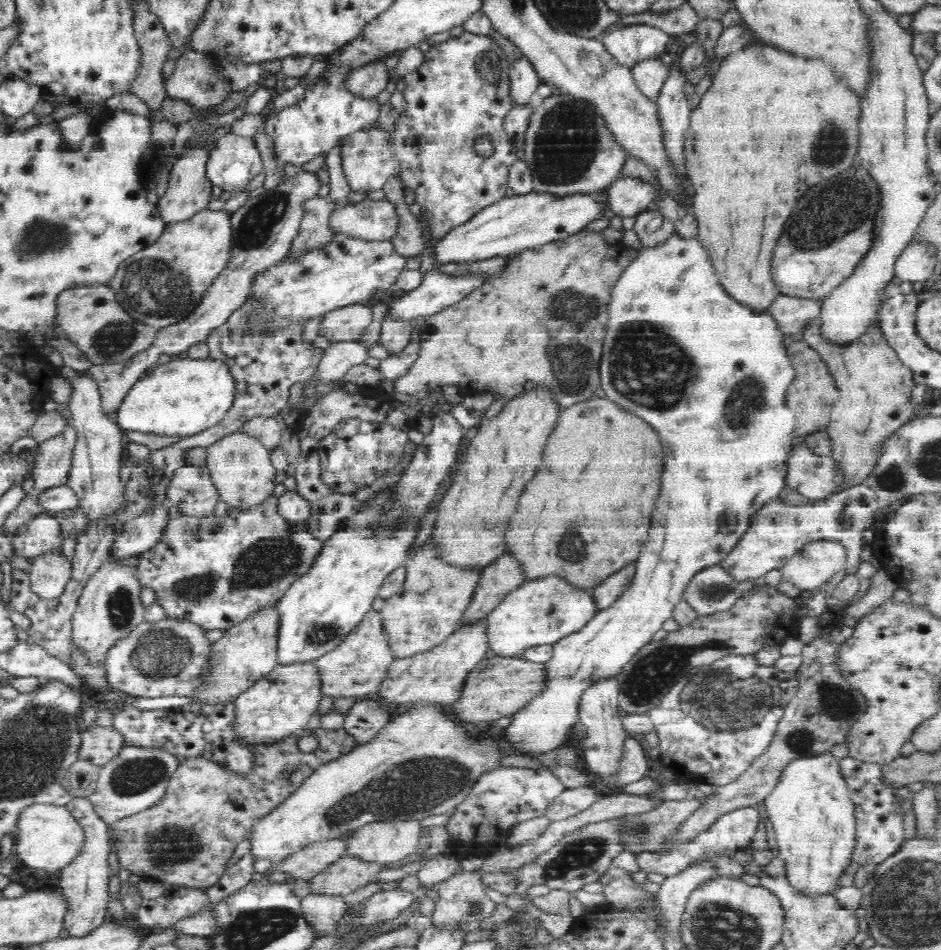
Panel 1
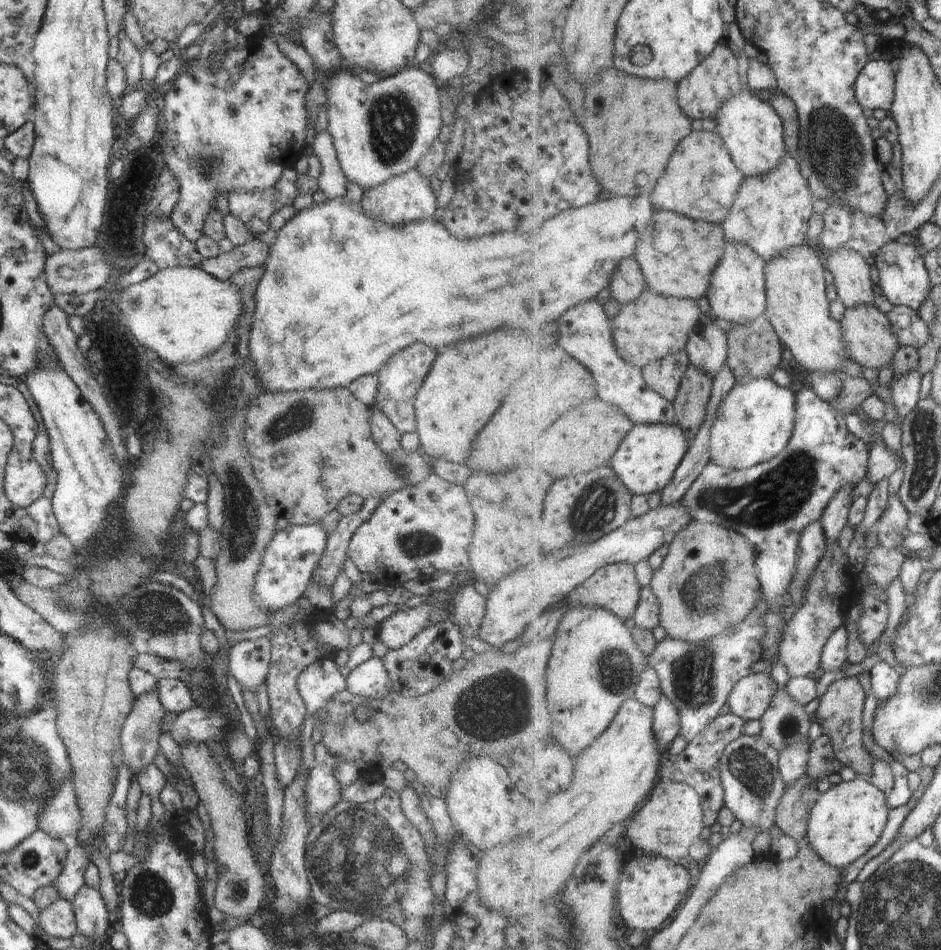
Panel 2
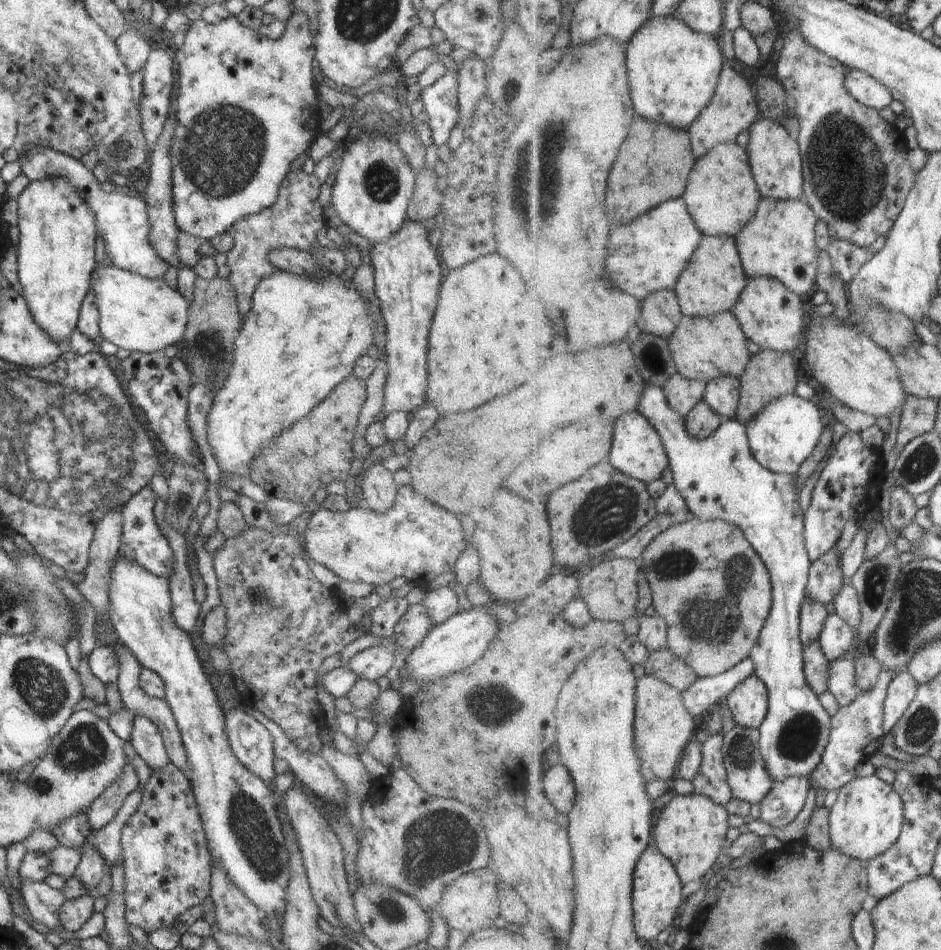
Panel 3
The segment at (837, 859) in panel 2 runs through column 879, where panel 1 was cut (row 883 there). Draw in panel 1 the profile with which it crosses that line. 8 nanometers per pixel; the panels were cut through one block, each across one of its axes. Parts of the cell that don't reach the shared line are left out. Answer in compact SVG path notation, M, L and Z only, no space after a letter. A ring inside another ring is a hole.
M829 754L802 758L790 764L778 786L764 800L766 814L776 837L776 856L785 868L789 888L807 900L836 896L856 850L856 809L844 779L837 769L838 760Z

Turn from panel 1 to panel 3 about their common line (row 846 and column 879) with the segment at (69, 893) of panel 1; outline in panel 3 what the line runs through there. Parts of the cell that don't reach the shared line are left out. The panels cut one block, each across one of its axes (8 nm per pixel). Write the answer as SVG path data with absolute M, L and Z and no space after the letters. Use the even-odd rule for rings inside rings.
M856 68L849 71L847 88L860 102L878 110L891 107L896 99L891 89L872 76L872 73Z

